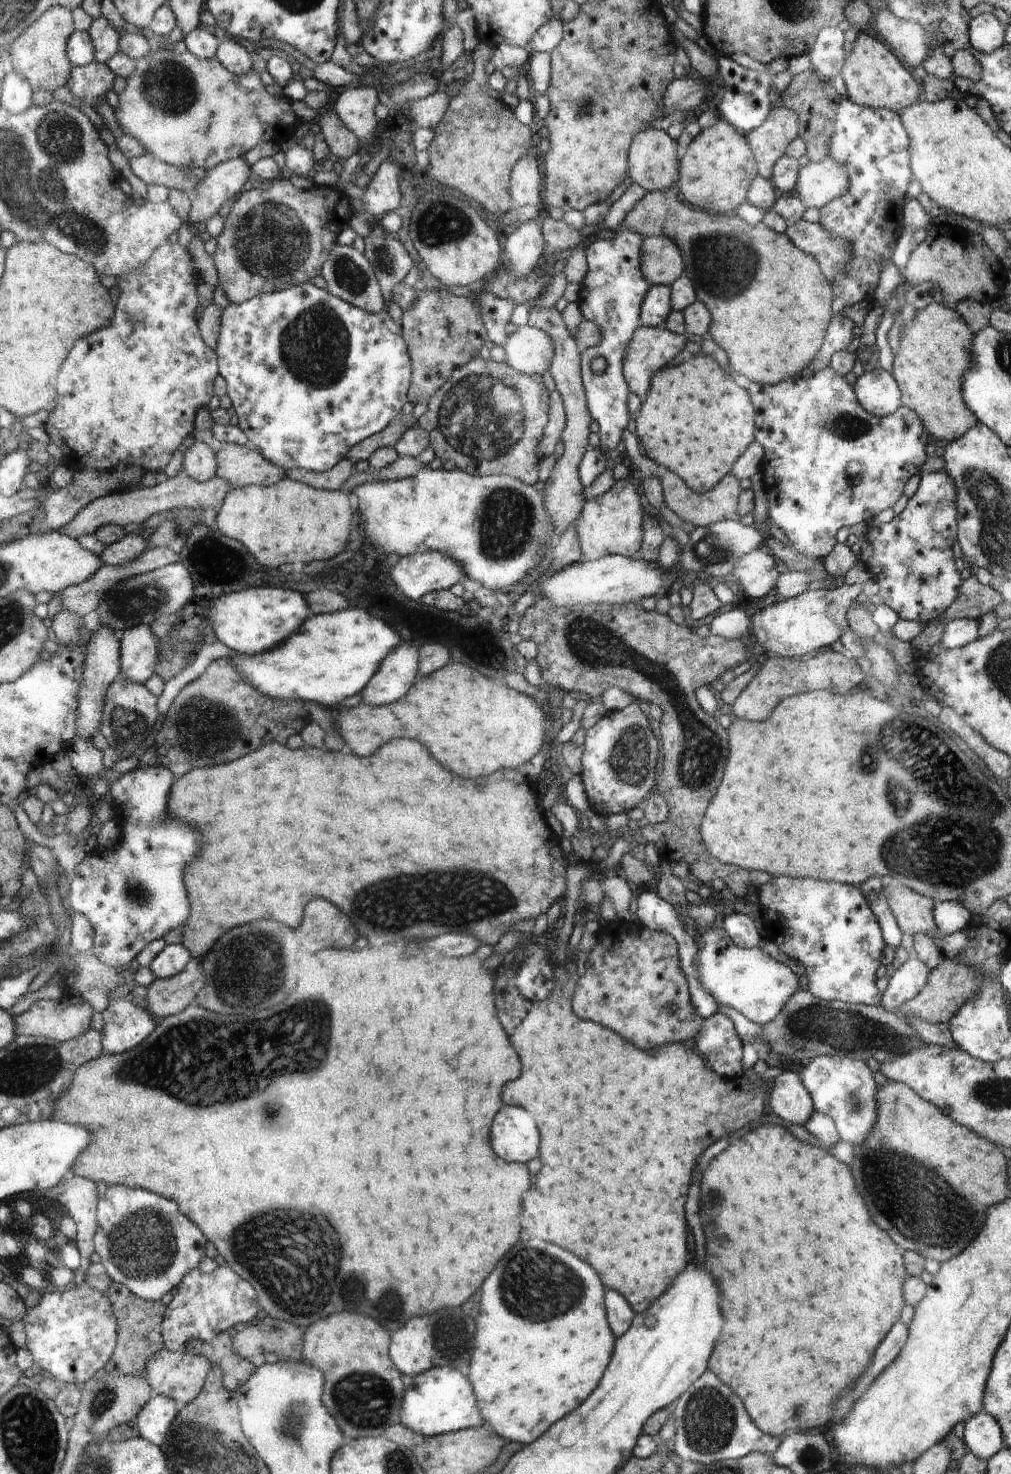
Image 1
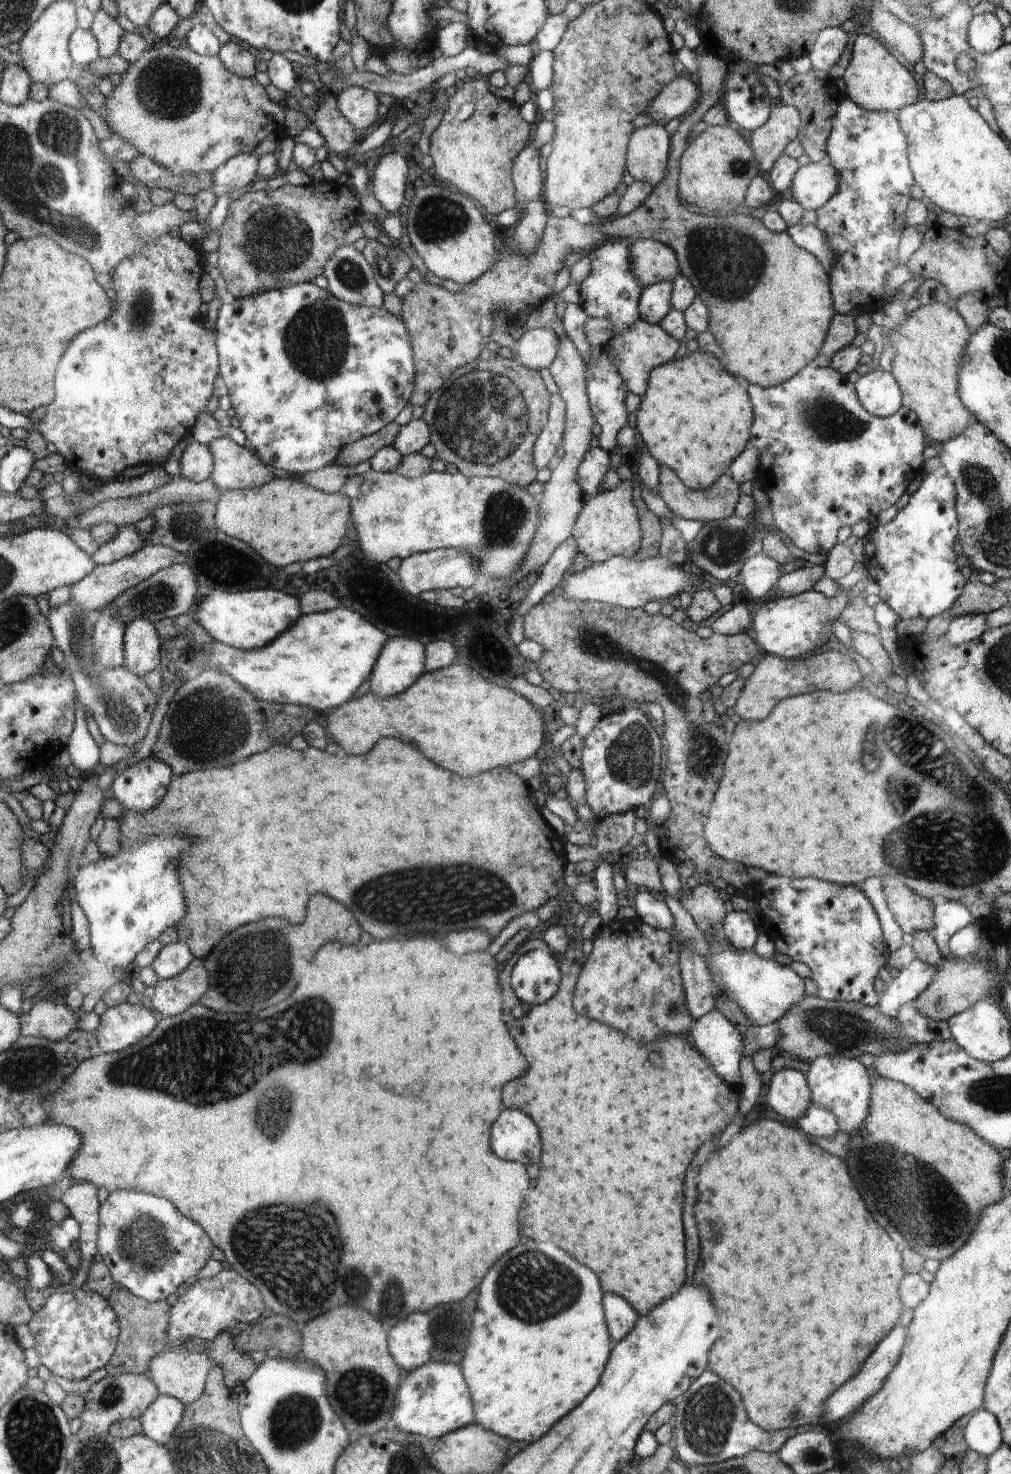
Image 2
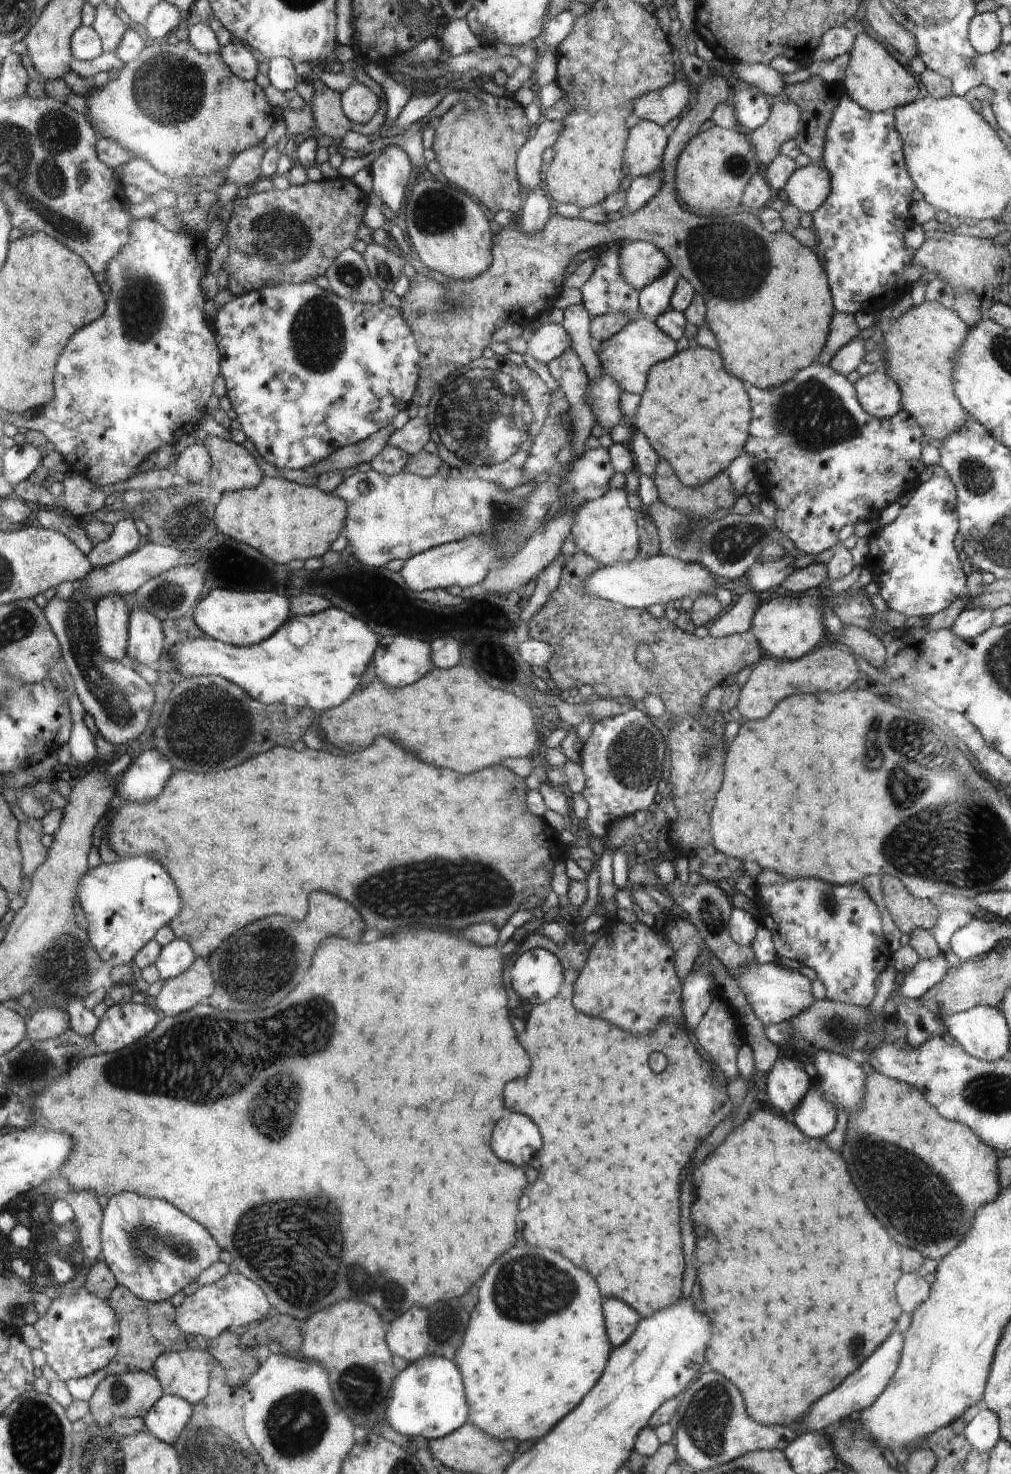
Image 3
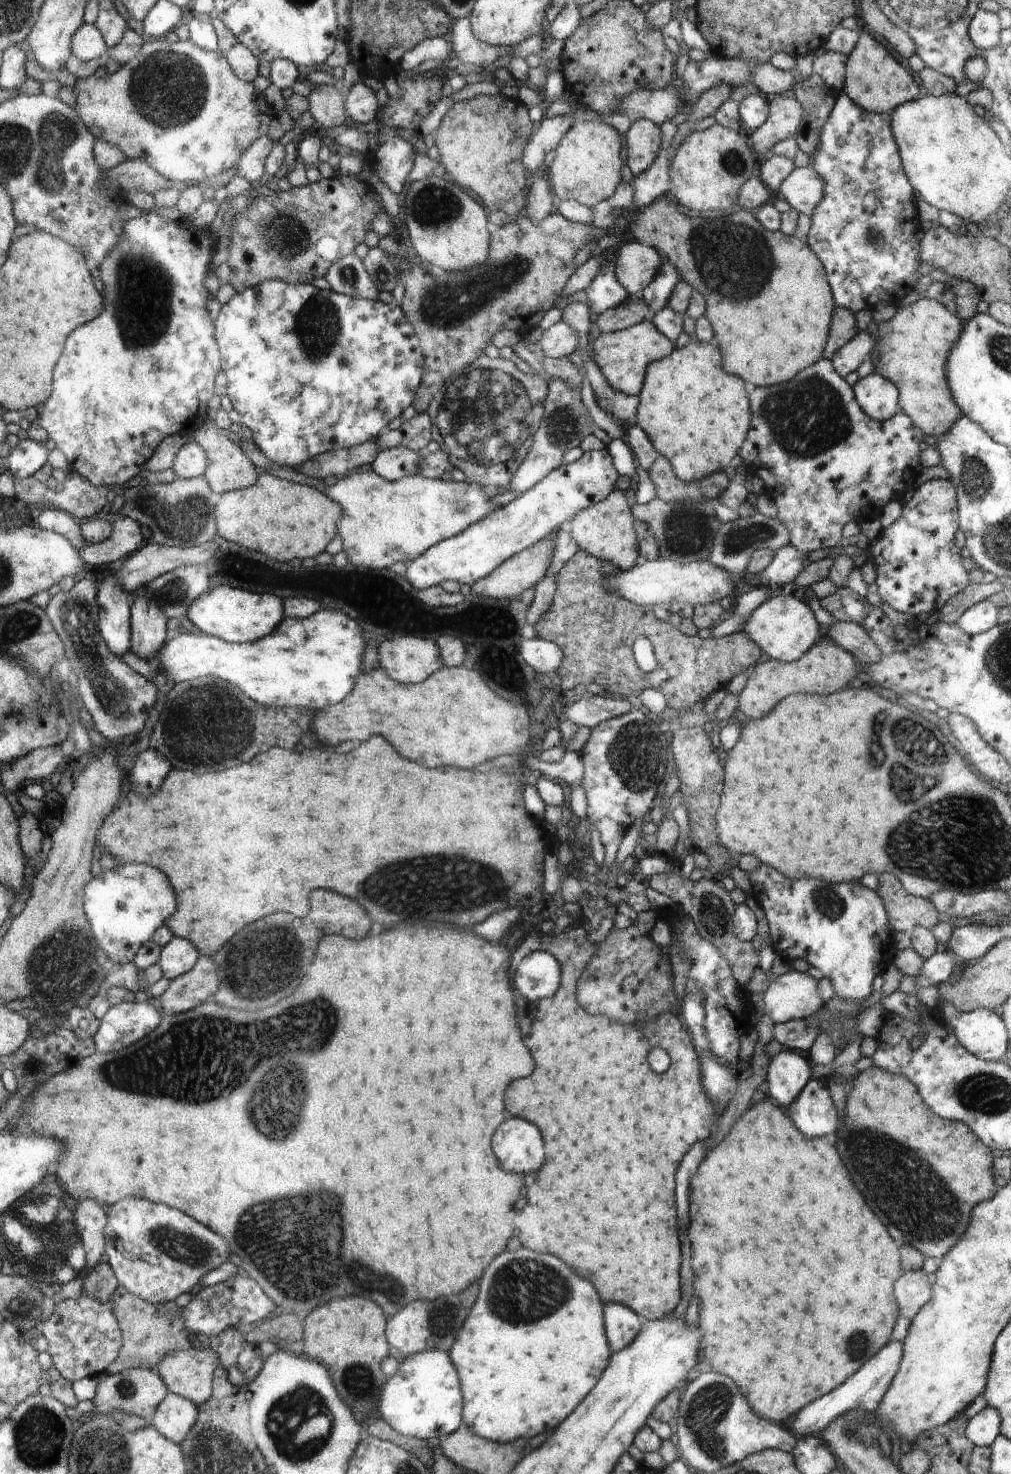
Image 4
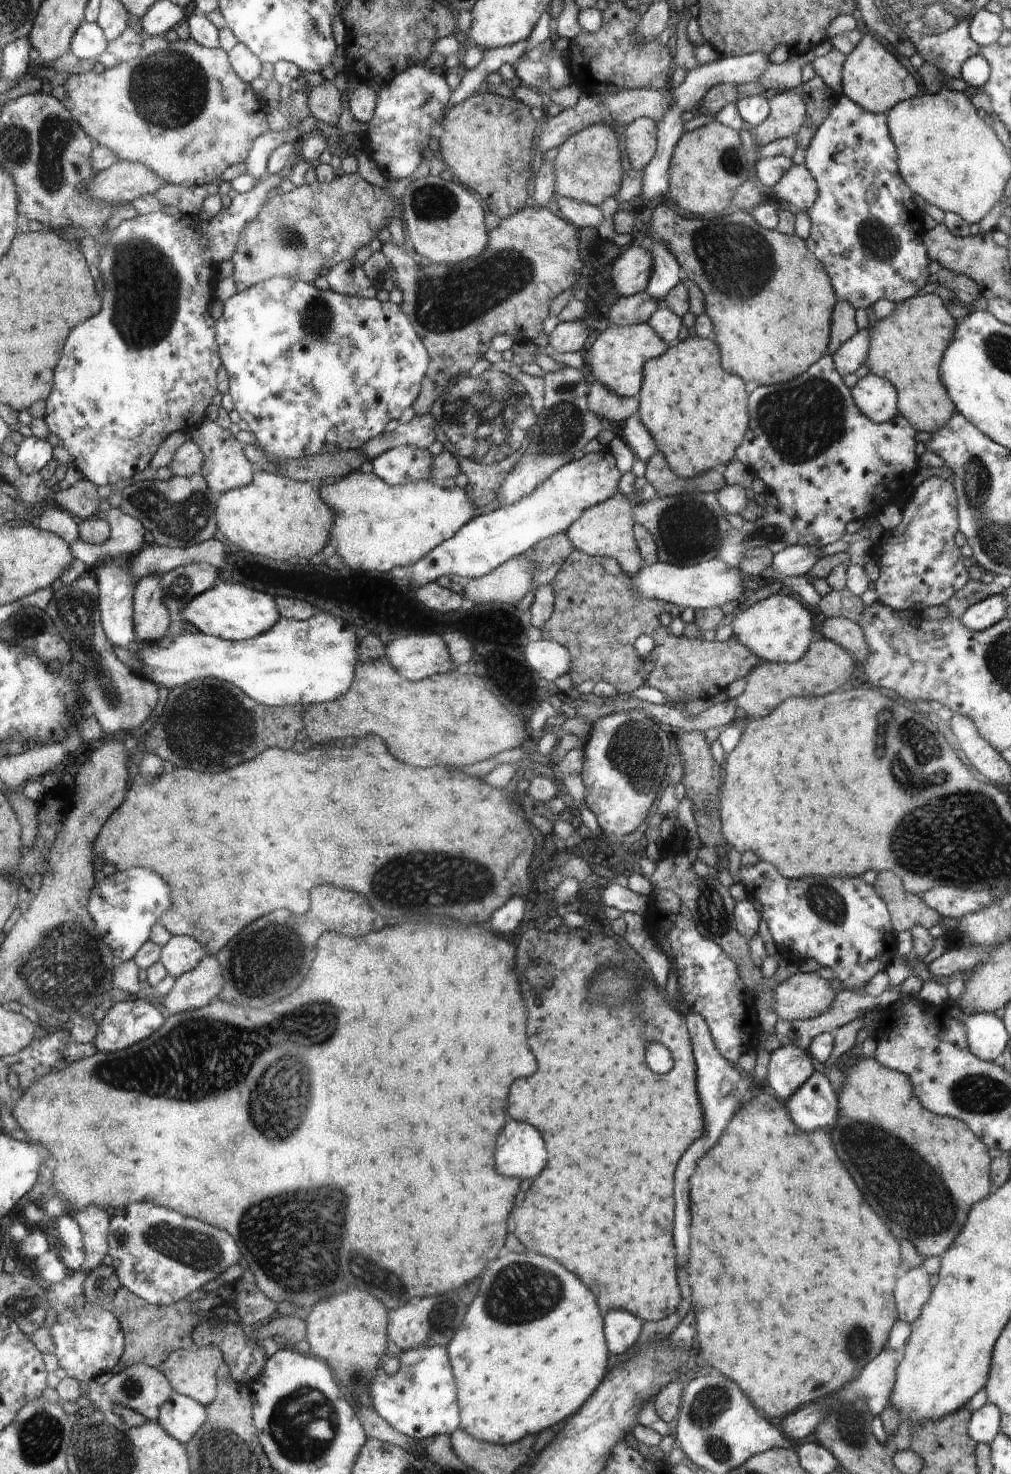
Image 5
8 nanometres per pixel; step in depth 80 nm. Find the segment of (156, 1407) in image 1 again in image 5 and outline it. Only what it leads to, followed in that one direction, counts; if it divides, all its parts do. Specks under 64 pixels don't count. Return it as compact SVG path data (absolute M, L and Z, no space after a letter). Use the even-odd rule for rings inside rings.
M172 1392L167 1403L160 1408L156 1423L186 1446L203 1427L204 1420L207 1420L204 1405L191 1397Z

